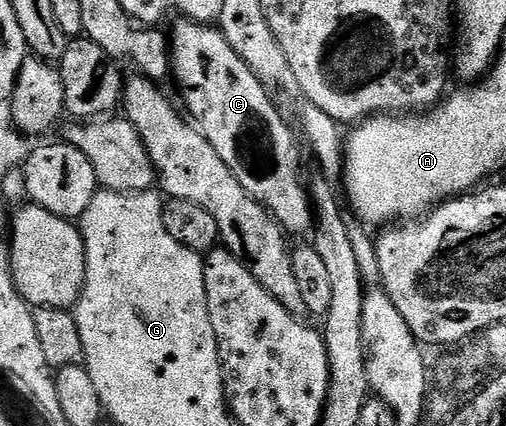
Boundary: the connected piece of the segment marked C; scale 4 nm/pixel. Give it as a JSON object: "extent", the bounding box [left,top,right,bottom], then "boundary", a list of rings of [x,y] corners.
{"extent":[168,18,312,237],"boundary":[[[185,18],[175,21],[174,33],[171,31],[168,36],[170,63],[173,79],[178,79],[178,84],[182,87],[182,100],[186,103],[185,111],[188,116],[190,111],[189,119],[198,129],[198,133],[208,138],[212,150],[220,154],[224,166],[232,170],[236,182],[240,182],[240,186],[250,197],[266,208],[283,232],[291,237],[302,236],[305,232],[307,235],[312,228],[312,201],[304,180],[302,184],[302,156],[298,153],[293,130],[286,125],[286,120],[278,113],[273,98],[266,93],[267,85],[232,50],[232,46],[217,27]]]}

